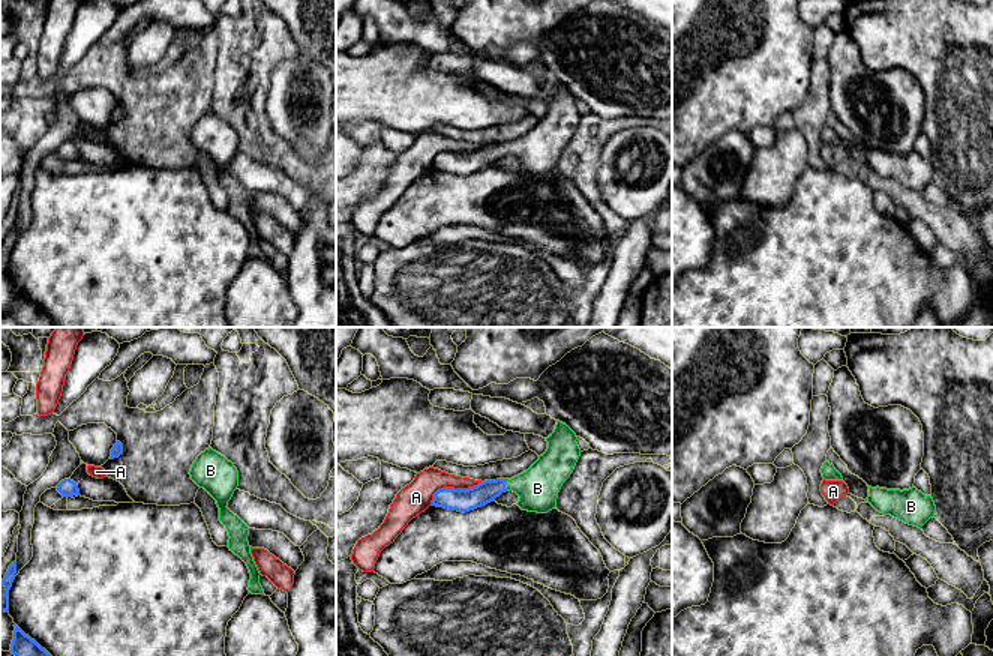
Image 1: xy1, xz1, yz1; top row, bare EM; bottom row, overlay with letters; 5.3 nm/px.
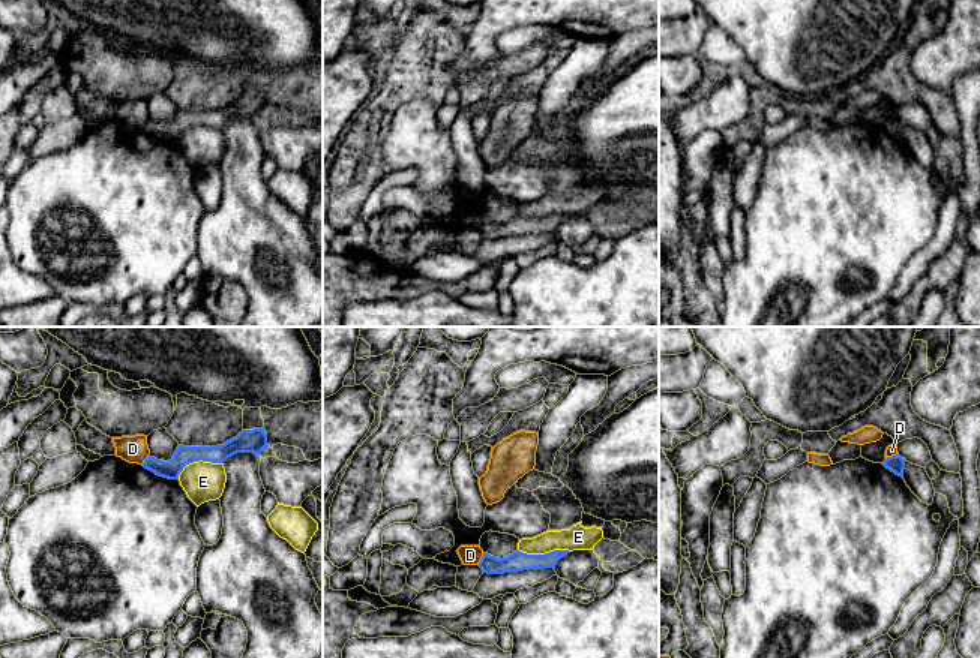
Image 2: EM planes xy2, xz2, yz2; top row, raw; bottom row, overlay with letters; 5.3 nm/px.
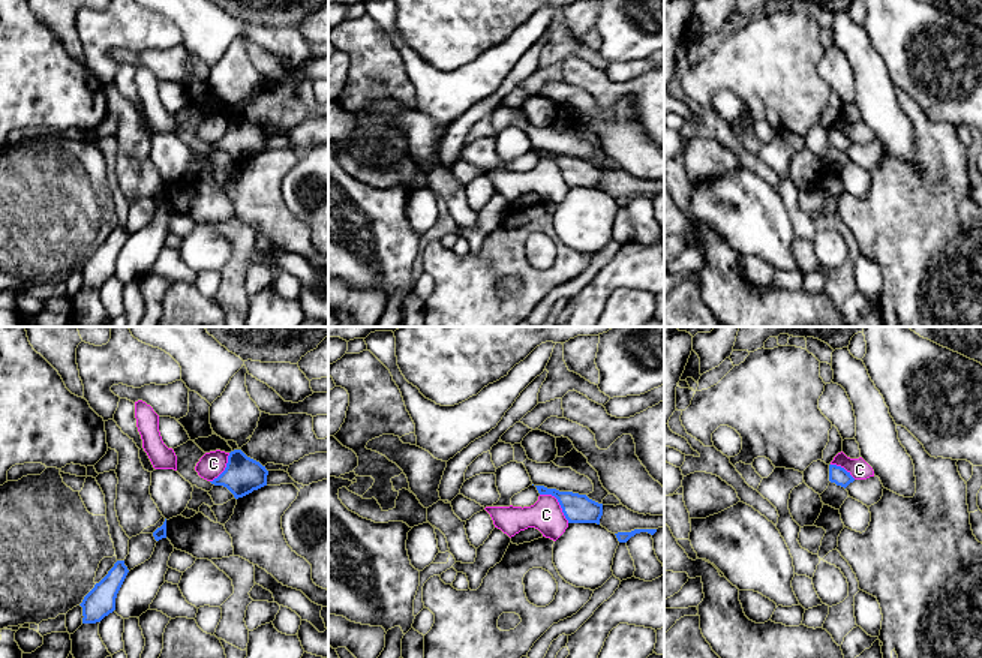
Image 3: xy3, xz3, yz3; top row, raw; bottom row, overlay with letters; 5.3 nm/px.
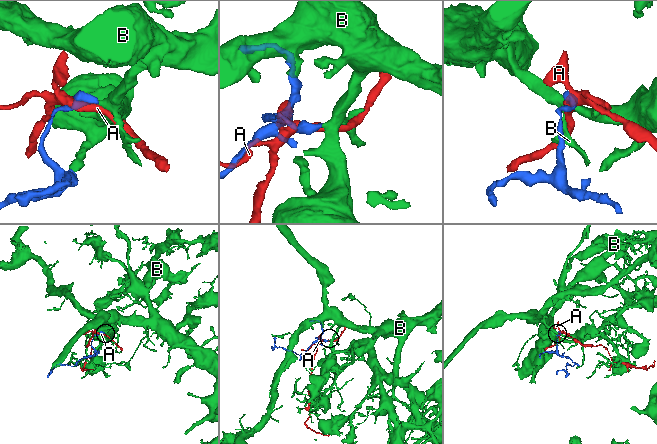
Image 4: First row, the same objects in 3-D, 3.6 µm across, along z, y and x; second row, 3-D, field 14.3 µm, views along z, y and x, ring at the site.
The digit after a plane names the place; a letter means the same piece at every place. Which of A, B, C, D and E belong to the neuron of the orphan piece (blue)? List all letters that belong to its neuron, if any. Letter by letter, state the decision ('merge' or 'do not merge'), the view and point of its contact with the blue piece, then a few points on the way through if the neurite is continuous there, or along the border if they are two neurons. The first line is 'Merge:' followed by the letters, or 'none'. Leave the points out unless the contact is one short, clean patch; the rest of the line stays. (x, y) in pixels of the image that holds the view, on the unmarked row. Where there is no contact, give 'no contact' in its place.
Merge: B
A: do not merge; contact xz1 (452, 152)
B: merge; contact xz1 (504, 149); way xz1 (462, 164), (504, 149), (531, 149), (537, 152)
C: do not merge; contact xz3 (558, 165); border xz3 (540, 158), (553, 161), (568, 186)
D: do not merge; contact xz2 (480, 224); border xz2 (483, 218), (477, 228)
E: do not merge; contact xz2 (545, 218); border xz2 (518, 213), (527, 218), (569, 216)

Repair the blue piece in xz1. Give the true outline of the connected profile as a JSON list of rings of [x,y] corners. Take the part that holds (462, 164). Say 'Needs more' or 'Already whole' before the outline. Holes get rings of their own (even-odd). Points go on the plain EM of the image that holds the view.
Needs more. [[[556,84],[554,96],[546,102],[546,116],[526,135],[512,143],[484,144],[468,153],[438,153],[432,170],[465,177],[513,155],[519,159],[516,168],[522,174],[548,177],[556,171],[558,156],[580,120],[576,104],[576,98]]]

